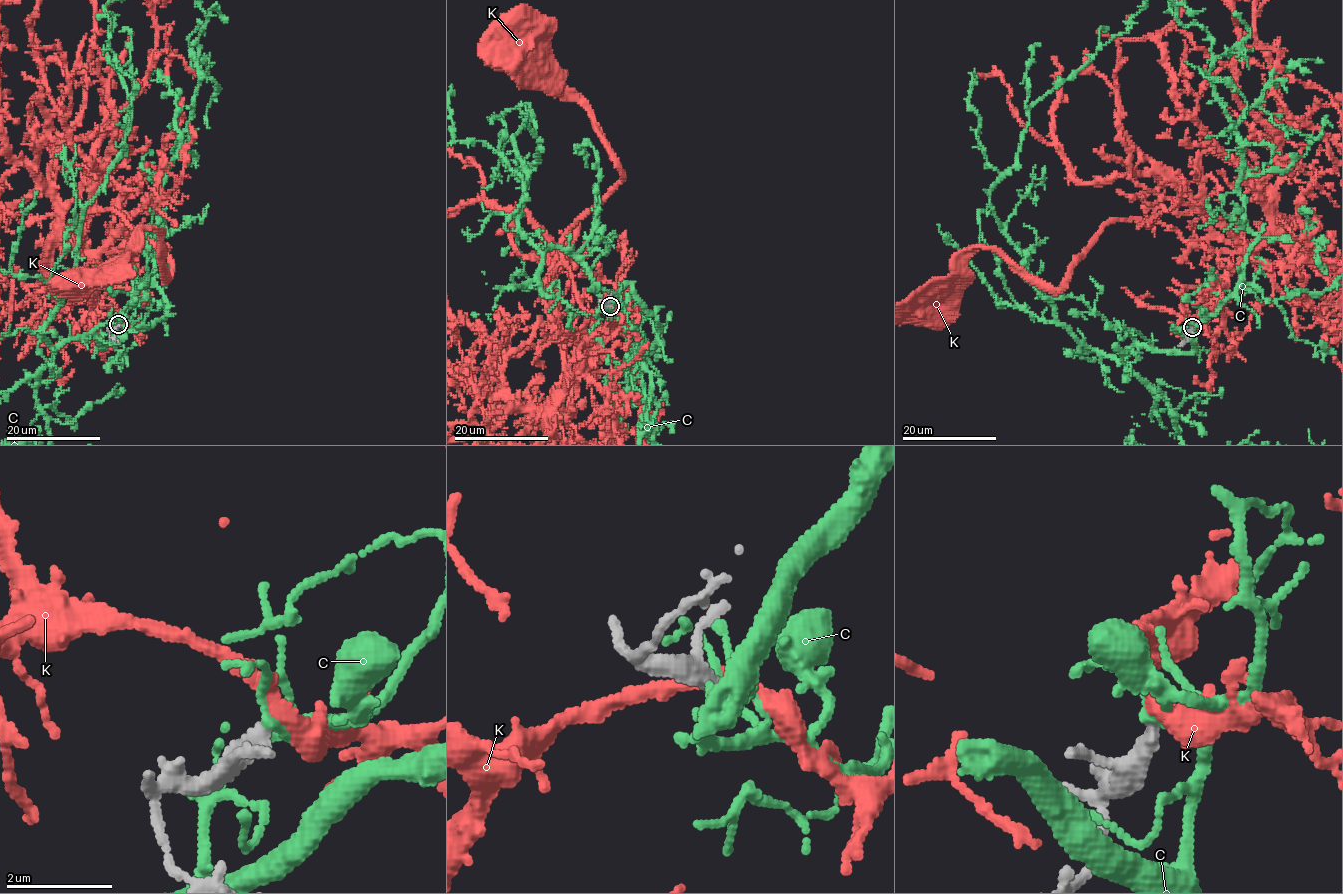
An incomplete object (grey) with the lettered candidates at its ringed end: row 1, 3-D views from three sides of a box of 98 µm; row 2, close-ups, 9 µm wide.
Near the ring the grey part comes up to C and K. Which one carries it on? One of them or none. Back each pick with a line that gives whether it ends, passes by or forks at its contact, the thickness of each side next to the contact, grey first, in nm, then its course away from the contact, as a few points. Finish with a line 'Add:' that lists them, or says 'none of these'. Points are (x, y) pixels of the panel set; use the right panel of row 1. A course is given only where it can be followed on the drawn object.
K: it passes by; 320 nm thick on the grey side, 280 nm on the other; it runs (1192, 326), (1248, 250), (1186, 241), (1134, 219), (1108, 220), (1057, 288), (969, 247), (923, 312)
Add: K

